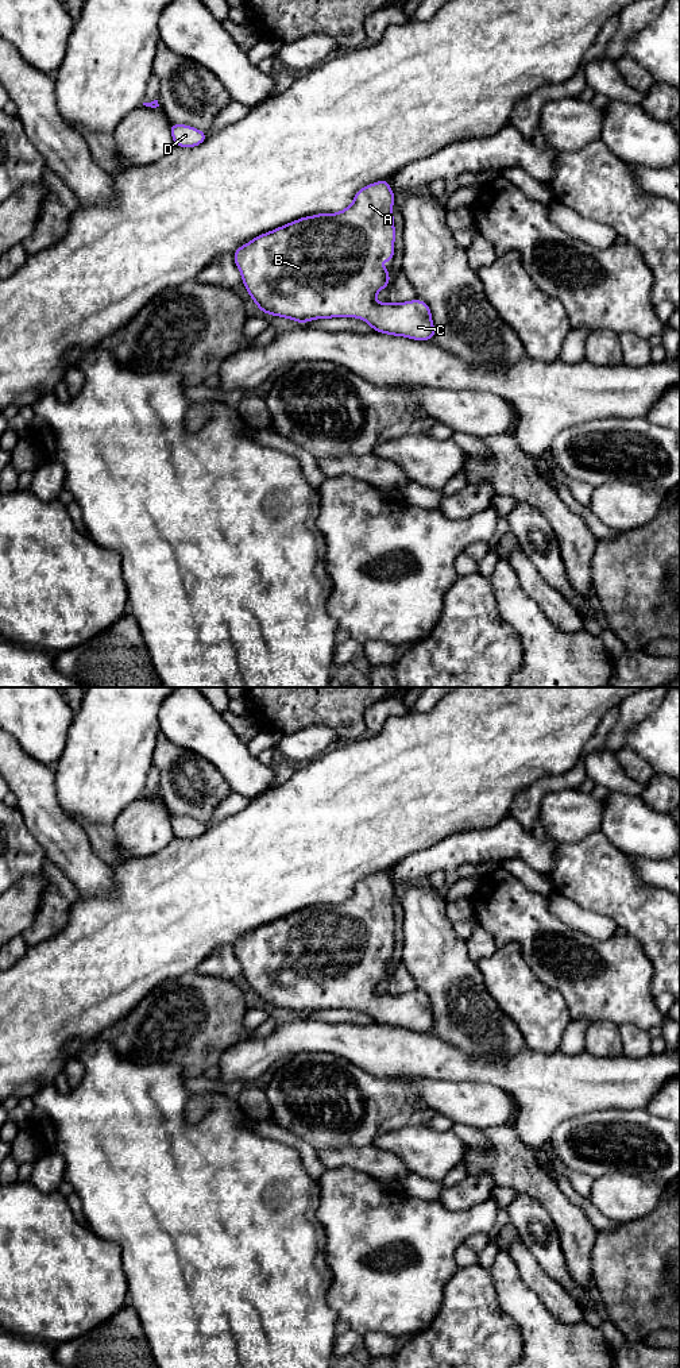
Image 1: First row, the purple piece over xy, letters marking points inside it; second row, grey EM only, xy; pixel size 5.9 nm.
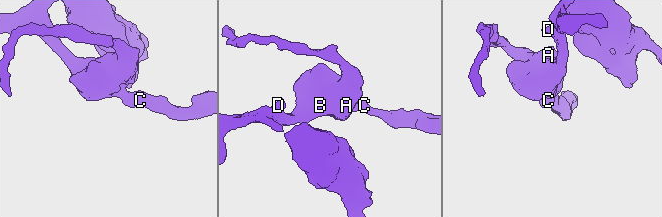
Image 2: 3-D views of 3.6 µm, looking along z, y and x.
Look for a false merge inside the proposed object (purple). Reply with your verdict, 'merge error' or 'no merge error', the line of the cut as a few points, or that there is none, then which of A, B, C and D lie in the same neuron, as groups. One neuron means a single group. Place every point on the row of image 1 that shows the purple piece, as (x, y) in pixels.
no merge error | no cut | A B C D

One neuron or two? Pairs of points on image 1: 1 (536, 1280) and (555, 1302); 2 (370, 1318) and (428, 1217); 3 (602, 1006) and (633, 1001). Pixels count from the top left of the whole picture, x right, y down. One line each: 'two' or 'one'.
1: one
2: one
3: one

